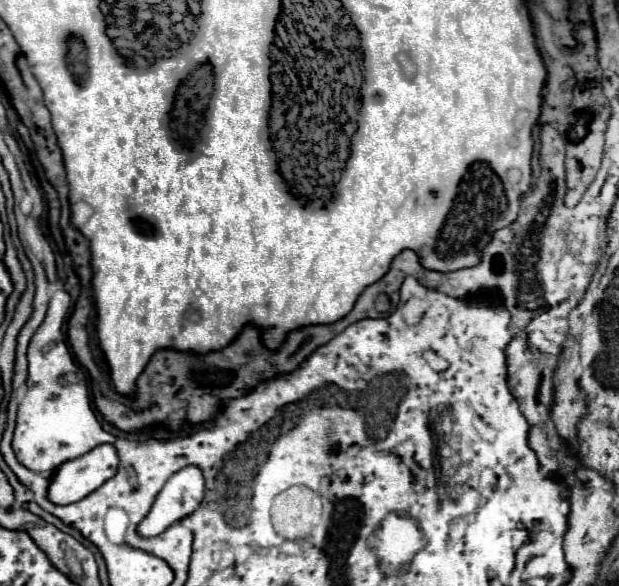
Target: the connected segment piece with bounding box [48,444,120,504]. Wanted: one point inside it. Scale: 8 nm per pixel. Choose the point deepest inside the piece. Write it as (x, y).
(74, 480)

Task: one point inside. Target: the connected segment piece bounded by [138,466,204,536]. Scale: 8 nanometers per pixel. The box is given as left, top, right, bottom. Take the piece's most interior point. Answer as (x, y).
(182, 494)

